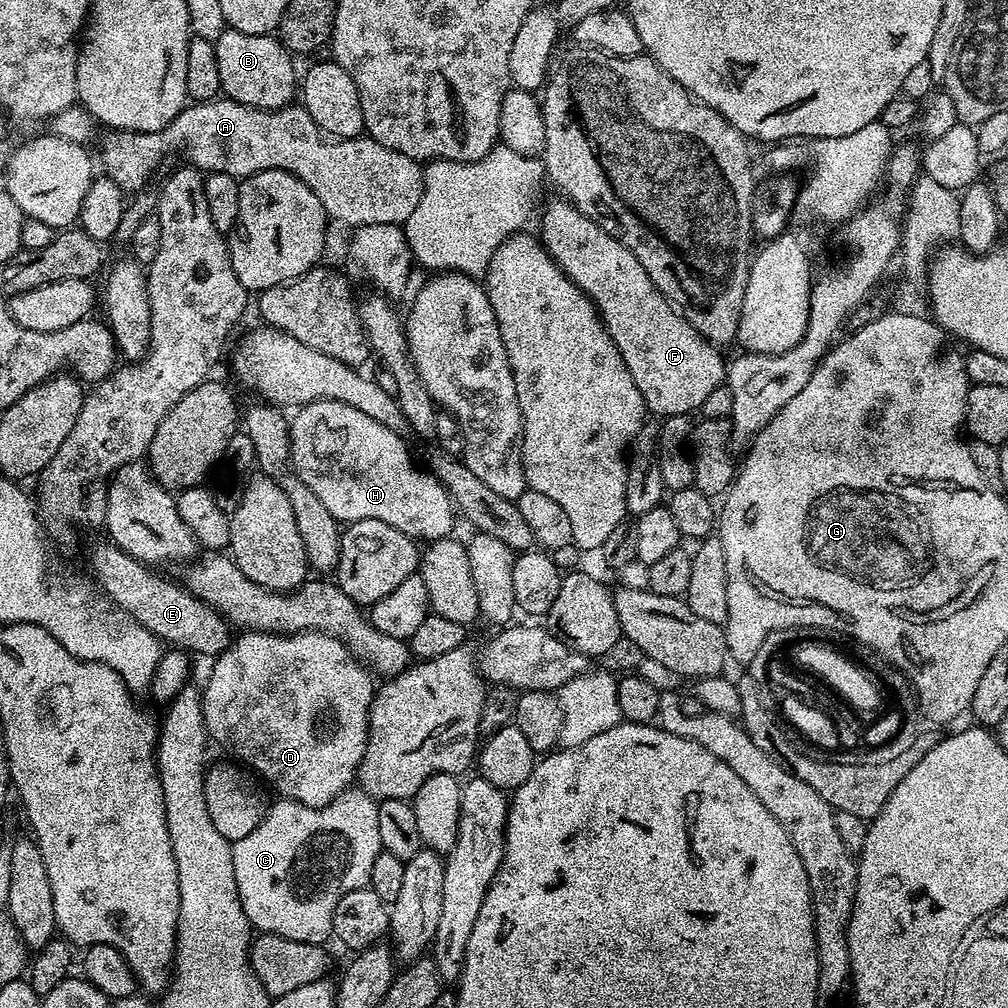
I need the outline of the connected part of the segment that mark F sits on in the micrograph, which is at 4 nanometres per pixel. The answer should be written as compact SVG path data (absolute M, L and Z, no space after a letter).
M559 199L545 206L538 239L551 254L552 261L592 299L604 319L604 329L610 334L626 370L630 370L630 378L634 378L634 386L638 386L638 394L642 394L645 409L649 413L657 412L660 418L686 416L700 410L714 389L725 383L726 360L720 357L721 349L686 322L684 315L650 282L650 274L646 274L642 262L634 258L626 245L618 242L593 217L577 210L575 204Z

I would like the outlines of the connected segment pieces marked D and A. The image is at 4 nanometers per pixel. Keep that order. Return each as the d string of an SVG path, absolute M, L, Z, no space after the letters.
M244 630L233 639L232 644L225 652L220 653L211 661L211 664L212 673L209 674L204 688L202 687L200 705L204 711L204 725L209 737L215 743L217 740L226 751L233 752L237 756L233 757L241 765L251 769L261 781L269 780L280 791L279 795L285 800L293 800L311 808L321 808L334 802L342 793L353 787L360 770L360 763L364 757L364 751L368 745L368 711L372 708L372 697L376 695L378 684L377 681L372 681L374 679L373 673L361 661L357 660L355 654L343 642L328 632L281 634Z
M217 98L214 100L206 100L203 102L192 102L183 108L170 123L161 130L161 132L120 132L117 130L108 130L103 133L104 149L101 150L100 156L104 159L103 171L114 181L118 182L118 186L126 194L135 194L143 192L149 187L148 179L155 172L156 167L163 162L167 156L172 156L175 152L184 151L188 155L187 163L191 167L200 169L201 172L207 174L210 172L225 172L237 178L252 176L256 172L262 170L278 170L294 174L302 182L306 182L306 186L310 186L310 190L314 190L314 198L318 198L318 202L322 202L324 213L326 213L333 221L336 220L340 224L349 224L349 229L355 230L366 226L367 224L398 224L407 225L413 219L415 210L418 209L418 202L423 196L424 188L424 168L421 161L406 158L406 154L398 154L394 150L390 150L386 146L382 146L378 141L371 138L357 138L354 140L343 140L341 136L332 136L326 130L322 130L322 126L318 126L318 122L314 122L314 118L310 118L308 111L303 106L289 106L281 108L275 112L268 112L265 108L251 108L245 104L239 104L227 98Z

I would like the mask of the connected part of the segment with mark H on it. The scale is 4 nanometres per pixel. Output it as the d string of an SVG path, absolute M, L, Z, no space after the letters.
M314 400L303 405L300 412L290 420L290 439L292 442L292 469L318 494L318 499L325 504L326 510L345 521L374 518L402 530L402 534L412 537L417 542L442 540L453 535L452 514L454 505L449 489L423 467L416 468L412 456L408 453L405 437L386 430L382 422L374 422L367 414L362 414L354 406L337 400Z

